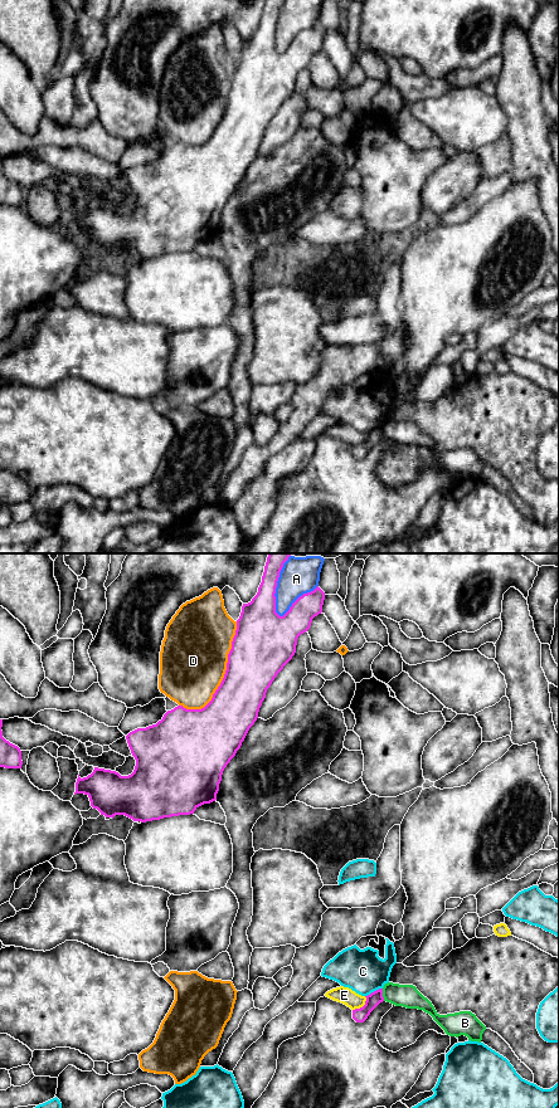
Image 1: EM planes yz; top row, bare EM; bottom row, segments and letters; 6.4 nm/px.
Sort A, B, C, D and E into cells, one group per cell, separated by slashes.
A / B / C / D / E

